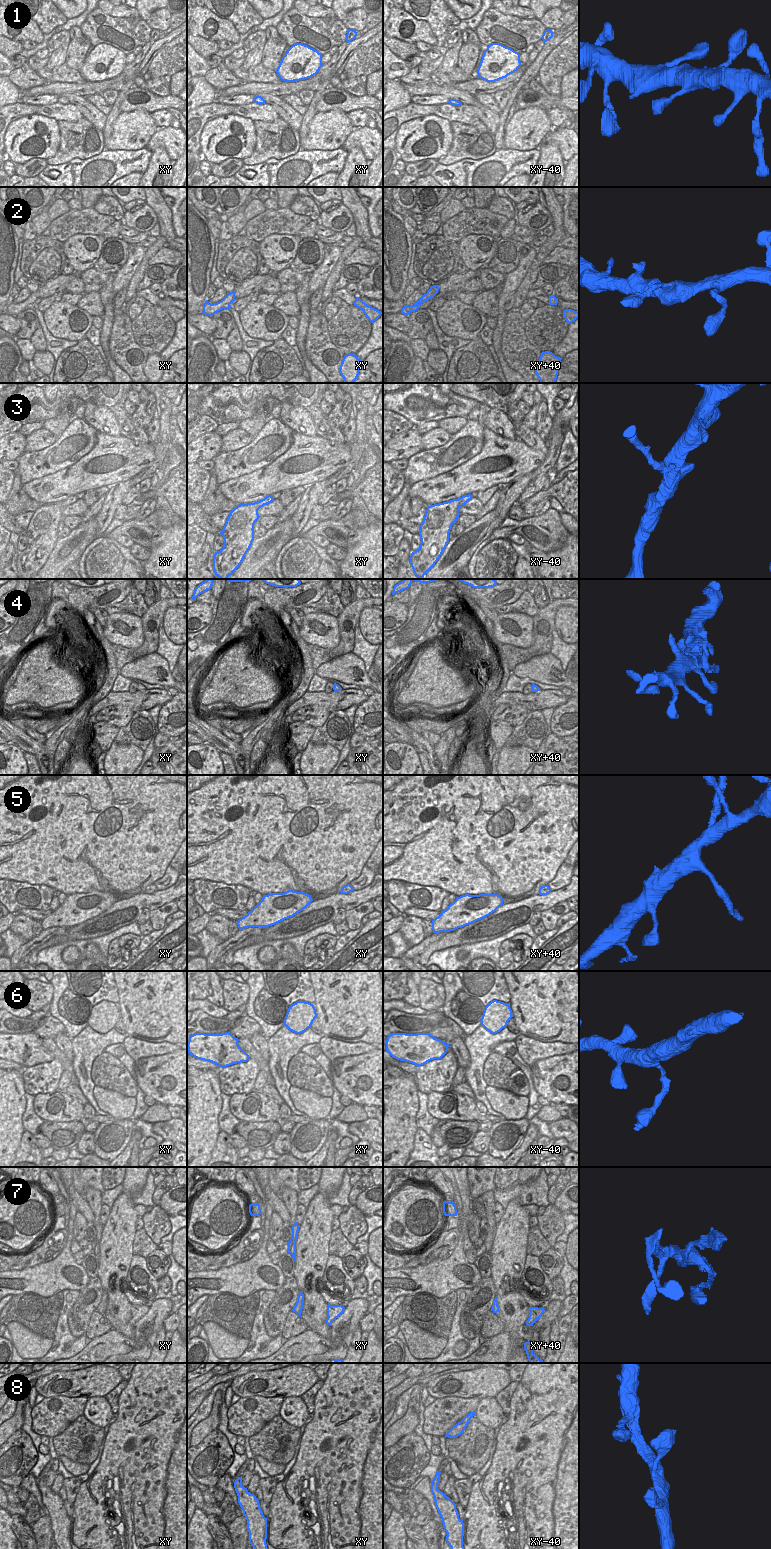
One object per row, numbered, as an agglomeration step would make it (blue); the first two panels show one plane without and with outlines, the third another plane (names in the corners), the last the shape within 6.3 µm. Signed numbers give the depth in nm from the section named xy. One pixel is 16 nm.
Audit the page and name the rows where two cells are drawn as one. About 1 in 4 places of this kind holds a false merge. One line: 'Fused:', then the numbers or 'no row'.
Fused: 5, 7

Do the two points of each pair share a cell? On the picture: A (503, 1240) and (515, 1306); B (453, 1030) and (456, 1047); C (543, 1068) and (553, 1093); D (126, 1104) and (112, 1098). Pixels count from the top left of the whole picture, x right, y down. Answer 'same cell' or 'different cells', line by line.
A: same cell
B: different cells
C: same cell
D: same cell

